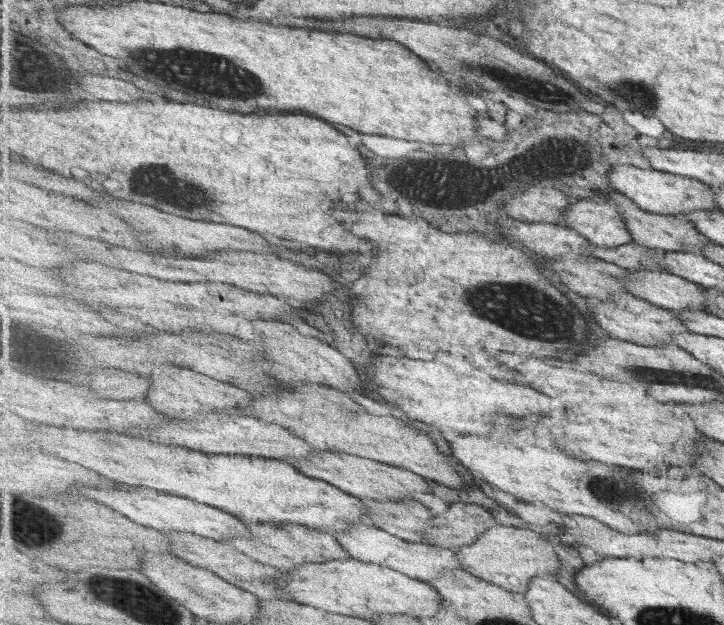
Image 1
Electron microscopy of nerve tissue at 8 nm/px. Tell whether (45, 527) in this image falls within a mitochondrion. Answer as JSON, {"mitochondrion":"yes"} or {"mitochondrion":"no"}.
{"mitochondrion":"yes"}

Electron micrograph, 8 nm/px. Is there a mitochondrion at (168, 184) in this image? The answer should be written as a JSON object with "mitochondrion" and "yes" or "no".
{"mitochondrion":"yes"}

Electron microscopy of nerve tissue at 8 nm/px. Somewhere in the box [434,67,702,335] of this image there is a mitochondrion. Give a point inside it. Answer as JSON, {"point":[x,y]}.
{"point":[639,92]}

